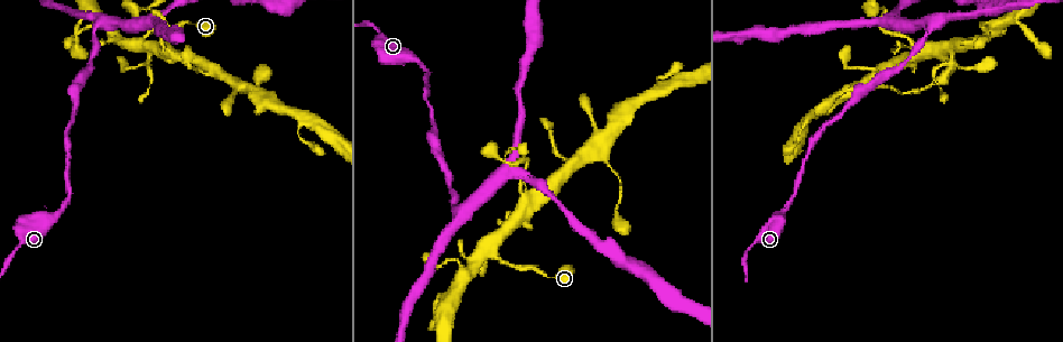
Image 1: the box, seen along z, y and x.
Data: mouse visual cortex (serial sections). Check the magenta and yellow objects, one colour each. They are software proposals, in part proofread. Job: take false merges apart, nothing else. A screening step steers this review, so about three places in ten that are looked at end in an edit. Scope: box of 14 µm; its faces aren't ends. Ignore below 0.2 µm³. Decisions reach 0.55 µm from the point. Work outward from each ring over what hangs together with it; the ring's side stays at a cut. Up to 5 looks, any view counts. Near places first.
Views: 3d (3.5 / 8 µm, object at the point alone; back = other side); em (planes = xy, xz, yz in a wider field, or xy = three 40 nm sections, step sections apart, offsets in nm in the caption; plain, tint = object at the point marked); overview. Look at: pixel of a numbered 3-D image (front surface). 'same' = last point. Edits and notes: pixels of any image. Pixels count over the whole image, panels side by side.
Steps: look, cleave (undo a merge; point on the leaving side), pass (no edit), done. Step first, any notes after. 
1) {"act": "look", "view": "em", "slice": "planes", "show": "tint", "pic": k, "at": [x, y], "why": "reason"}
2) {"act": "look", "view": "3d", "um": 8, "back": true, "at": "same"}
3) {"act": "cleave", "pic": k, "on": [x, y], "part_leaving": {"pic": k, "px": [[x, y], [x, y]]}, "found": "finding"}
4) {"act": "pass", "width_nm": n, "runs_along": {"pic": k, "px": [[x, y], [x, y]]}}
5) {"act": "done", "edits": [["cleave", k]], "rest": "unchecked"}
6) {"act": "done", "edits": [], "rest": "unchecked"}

{"act": "look", "view": "3d", "um": 3.5, "back": true, "pic": 1, "at": [491, 253], "why": "narrows sharply"}

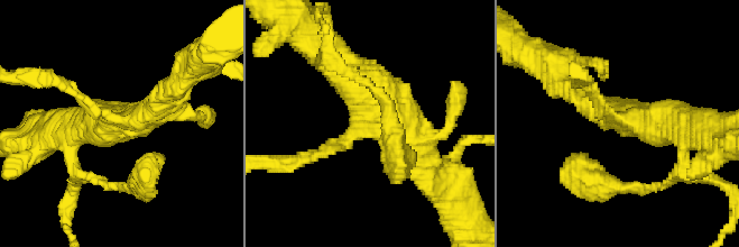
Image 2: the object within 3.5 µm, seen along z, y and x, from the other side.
{"act": "look", "view": "em", "slice": "planes", "show": "tint", "pic": 2, "at": [372, 124], "arms": 3, "arm_widths_nm": [150, 350, 600], "why": "shape alone is not enough"}

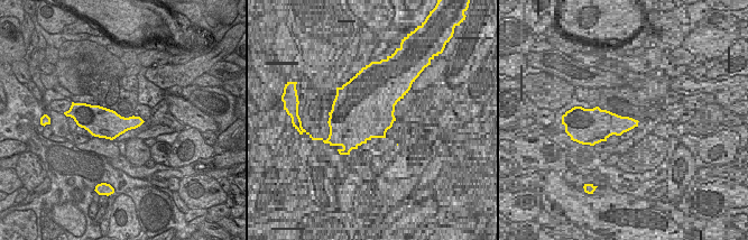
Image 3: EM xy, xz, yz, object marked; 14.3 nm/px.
{"act": "look", "view": "em", "slice": "xy", "step": 5, "show": "tint", "at": "same"}

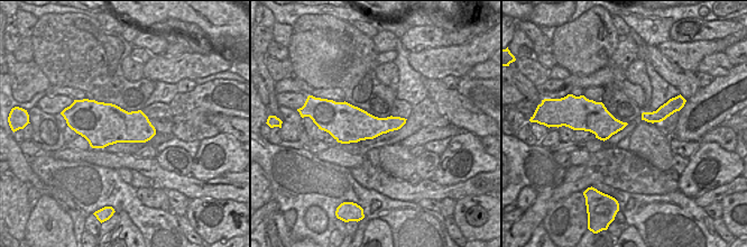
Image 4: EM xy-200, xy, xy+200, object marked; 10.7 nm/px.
{"act": "pass", "runs_along": {"pic": 2, "px": [[587, 87], [618, 121], [684, 121]]}, "found": "continuous, no second cell"}

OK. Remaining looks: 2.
{"act": "look", "view": "3d", "um": 3.5, "pic": 1, "at": [910, 39], "why": "calibre changes"}

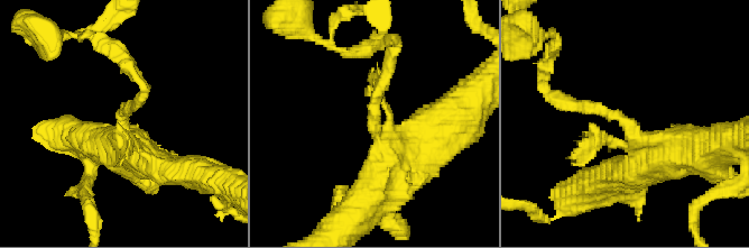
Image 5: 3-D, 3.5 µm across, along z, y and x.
{"act": "look", "view": "em", "slice": "xy", "step": 3, "show": "tint", "pic": 5, "at": [629, 126]}

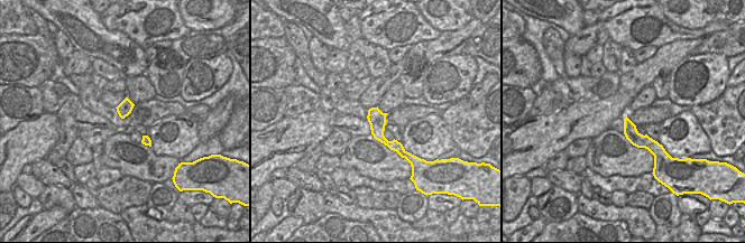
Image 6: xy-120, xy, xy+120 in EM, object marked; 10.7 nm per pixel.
{"act": "pass", "runs_along": {"pic": 5, "px": [[684, 153], [566, 101]]}, "found": "all the same cell"}

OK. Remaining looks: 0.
{"act": "done", "edits": [], "rest": "unchecked"}

